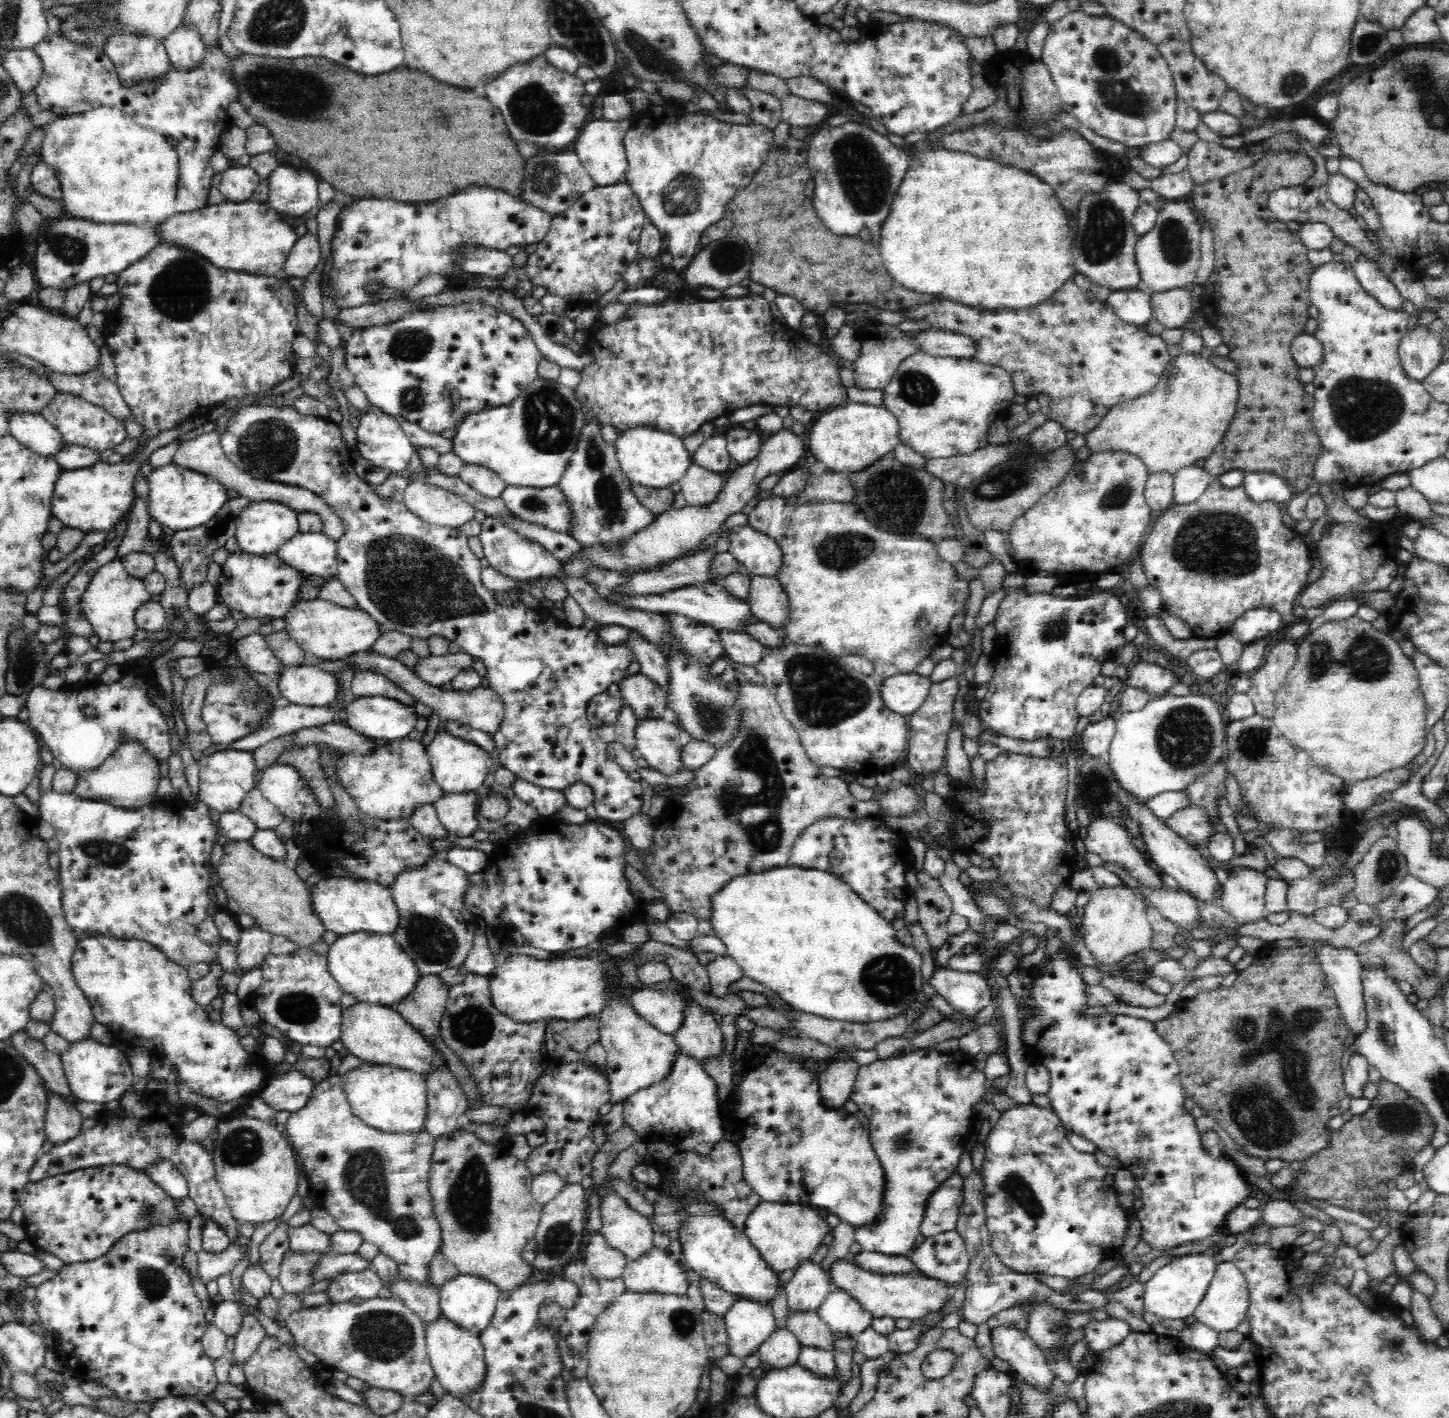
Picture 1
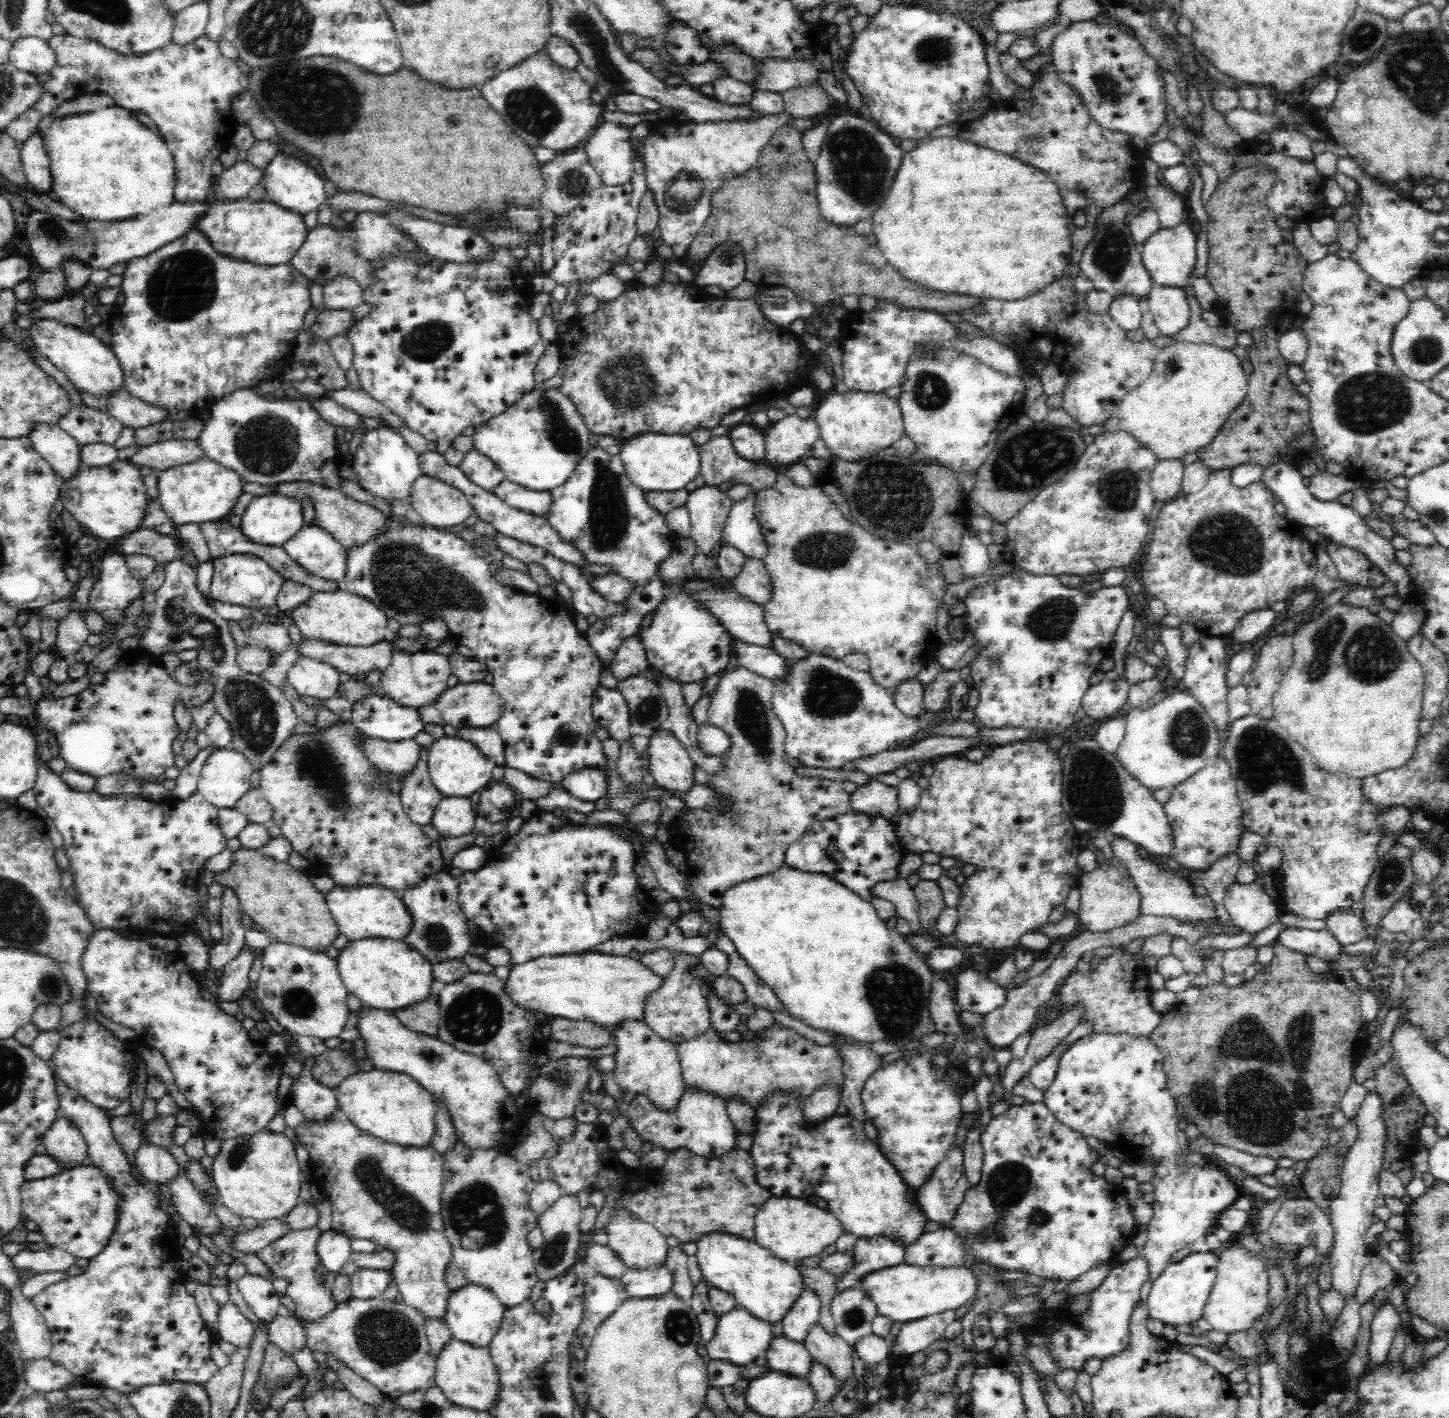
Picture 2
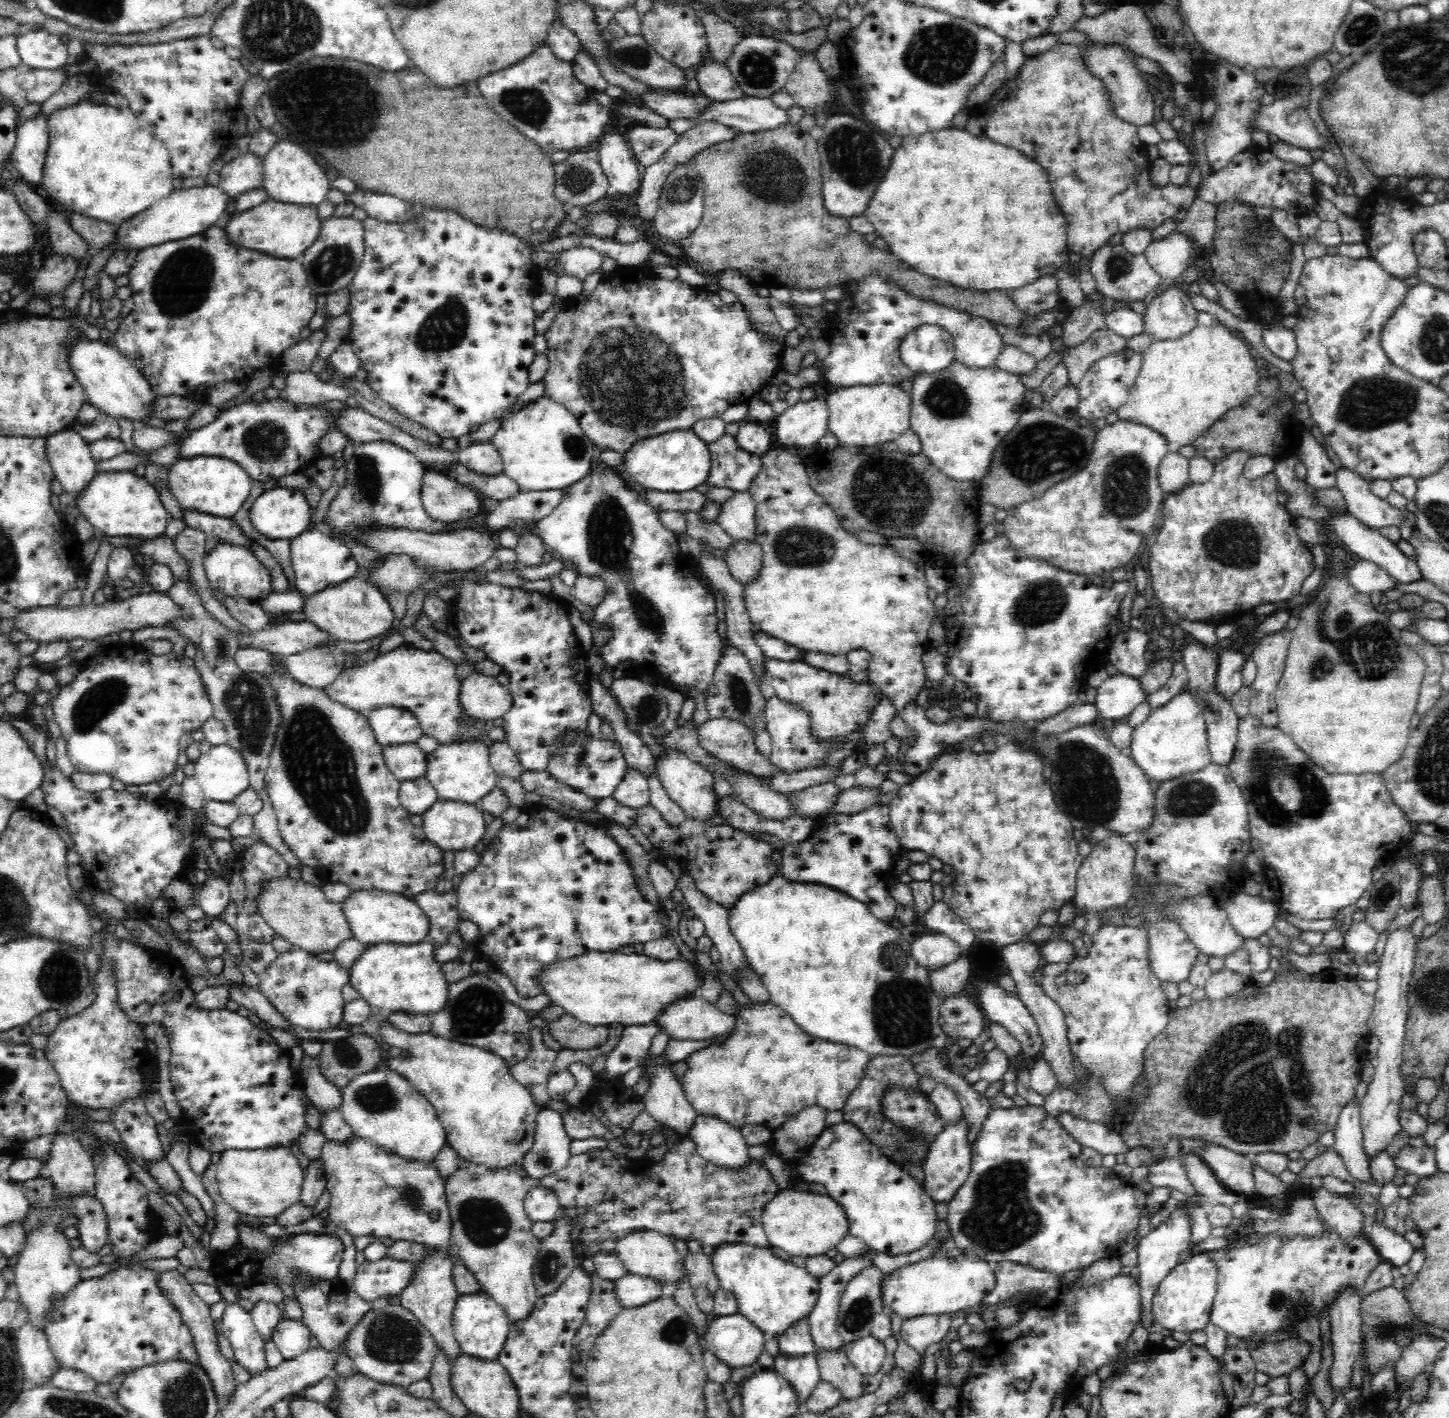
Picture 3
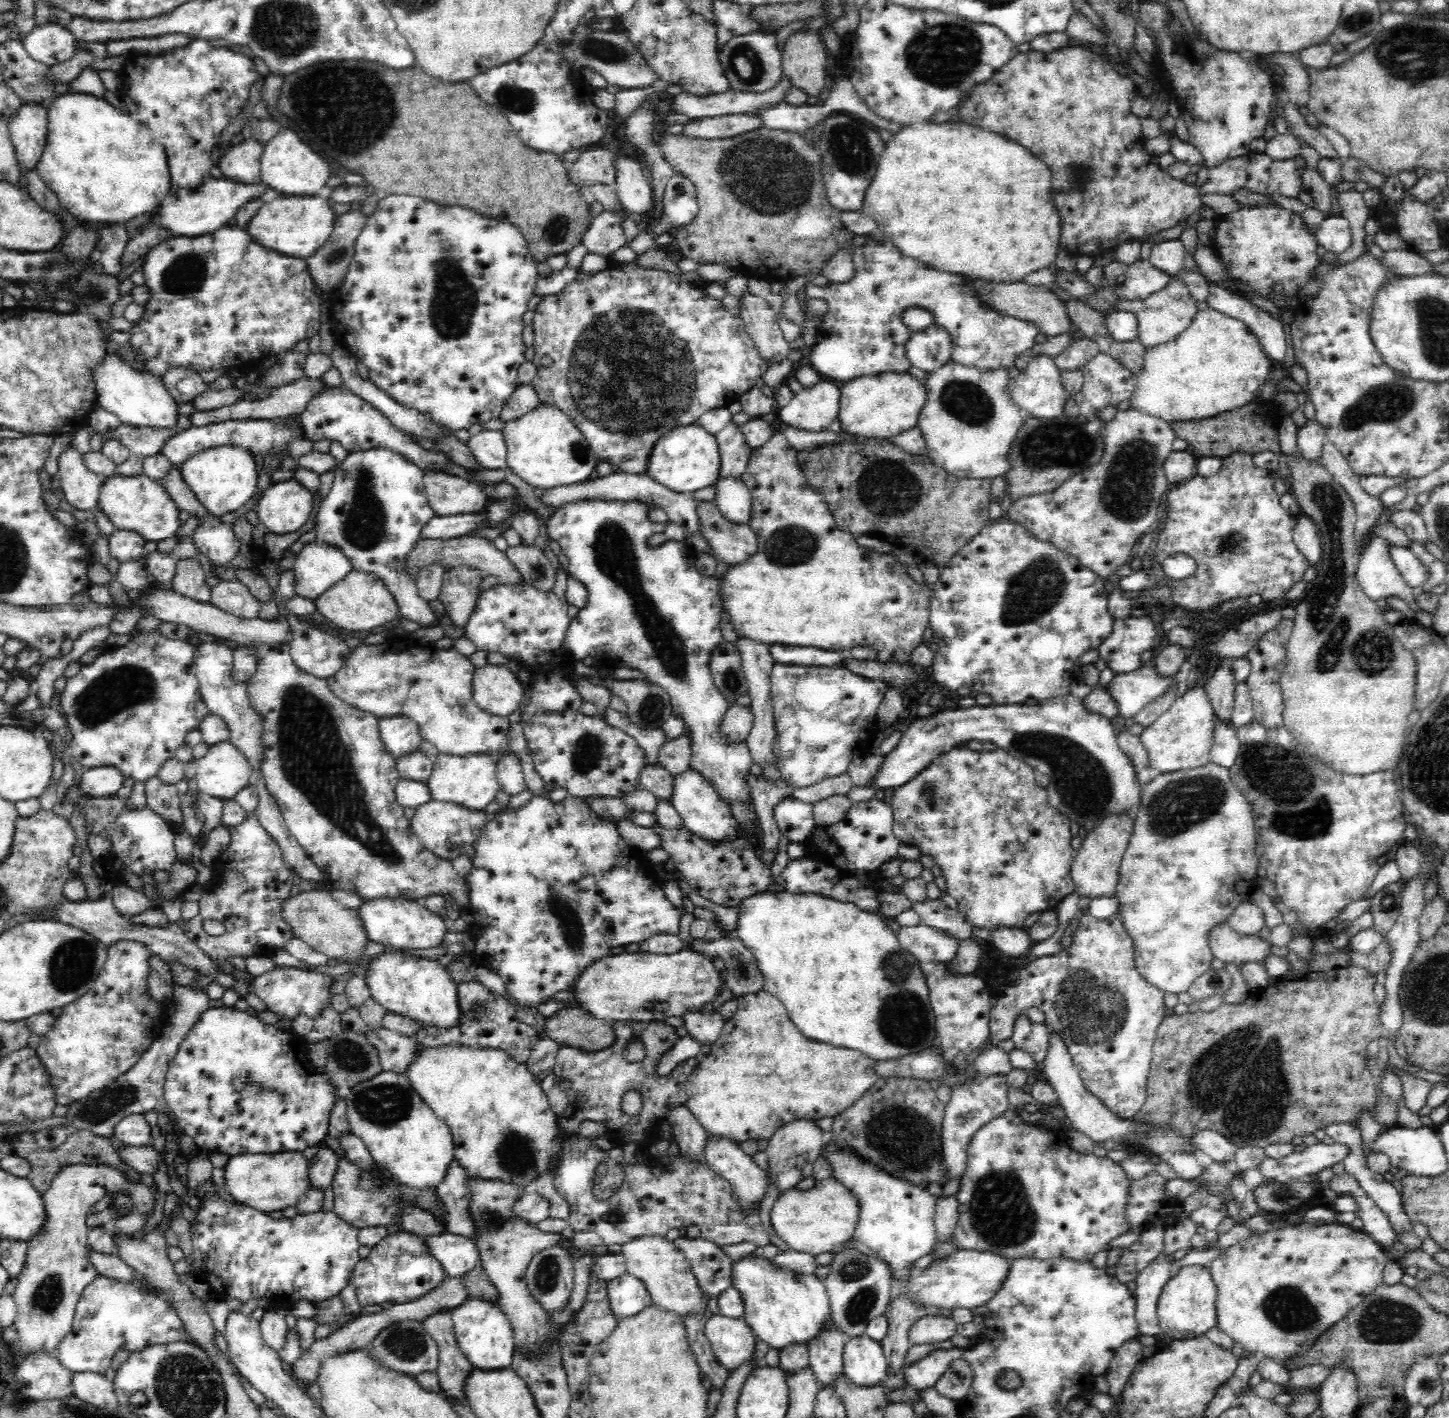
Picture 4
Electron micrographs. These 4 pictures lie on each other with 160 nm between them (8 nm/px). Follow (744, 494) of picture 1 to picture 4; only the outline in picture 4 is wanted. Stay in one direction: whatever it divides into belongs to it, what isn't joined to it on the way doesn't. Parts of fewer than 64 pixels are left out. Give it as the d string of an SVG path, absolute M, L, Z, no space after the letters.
M818 382L814 388L806 388L795 394L791 402L779 411L779 418L788 427L806 432L827 431L828 426L837 419L840 407L840 390L832 382Z

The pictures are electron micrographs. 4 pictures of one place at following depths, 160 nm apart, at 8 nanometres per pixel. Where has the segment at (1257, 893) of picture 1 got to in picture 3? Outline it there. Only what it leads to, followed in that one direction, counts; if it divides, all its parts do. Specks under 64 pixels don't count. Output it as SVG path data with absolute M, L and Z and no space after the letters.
M1240 892L1226 900L1225 911L1236 933L1244 938L1257 939L1258 936L1262 936L1275 924L1275 920L1278 918L1279 906L1276 900L1267 900L1255 892L1252 895Z

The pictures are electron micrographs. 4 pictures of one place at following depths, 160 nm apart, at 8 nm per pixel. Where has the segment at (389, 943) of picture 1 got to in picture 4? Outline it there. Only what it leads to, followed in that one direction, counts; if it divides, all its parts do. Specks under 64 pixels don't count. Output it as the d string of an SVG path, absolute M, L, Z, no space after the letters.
M385 948L370 960L364 981L370 989L370 998L382 1005L388 1013L408 1016L423 1027L450 1029L460 1017L456 982L448 976L446 967L406 951Z

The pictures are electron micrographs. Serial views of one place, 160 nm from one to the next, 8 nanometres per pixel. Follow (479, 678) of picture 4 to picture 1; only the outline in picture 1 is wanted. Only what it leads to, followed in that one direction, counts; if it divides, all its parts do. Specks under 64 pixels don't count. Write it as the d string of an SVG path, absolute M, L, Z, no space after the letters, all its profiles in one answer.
M356 653L355 655L346 657L345 662L347 662L347 664L350 664L350 662L353 664L353 668L355 668L354 672L371 668L372 670L383 674L388 678L388 680L391 680L400 686L402 690L406 690L415 701L433 708L433 710L437 712L441 721L455 720L455 722L480 730L492 738L500 728L501 722L503 721L505 715L504 703L500 696L498 696L490 687L478 687L468 692L454 691L454 689L451 689L450 691L442 691L440 687L424 683L415 672L410 672L408 667L402 665L397 658L388 659L388 657L378 655Z

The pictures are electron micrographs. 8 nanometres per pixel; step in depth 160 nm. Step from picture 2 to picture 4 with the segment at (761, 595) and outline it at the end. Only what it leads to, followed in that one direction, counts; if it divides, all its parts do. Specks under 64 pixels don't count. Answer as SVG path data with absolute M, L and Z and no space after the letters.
M714 501L696 502L702 536L714 551L714 558L725 562L729 568L756 556L756 533L750 525L724 519Z

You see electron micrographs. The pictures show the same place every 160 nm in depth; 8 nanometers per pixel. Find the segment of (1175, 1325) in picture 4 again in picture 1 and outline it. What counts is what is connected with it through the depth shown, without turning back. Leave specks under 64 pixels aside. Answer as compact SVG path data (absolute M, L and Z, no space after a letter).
M1196 1250L1190 1255L1181 1255L1170 1264L1162 1266L1144 1283L1144 1309L1168 1320L1181 1320L1192 1316L1207 1292L1210 1280L1216 1273L1218 1261L1218 1257L1210 1258L1210 1256L1205 1256L1201 1250Z

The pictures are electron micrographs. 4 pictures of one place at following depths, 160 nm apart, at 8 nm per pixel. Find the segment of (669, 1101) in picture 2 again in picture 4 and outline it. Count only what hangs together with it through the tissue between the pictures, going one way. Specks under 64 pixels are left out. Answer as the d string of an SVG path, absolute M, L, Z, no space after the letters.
M685 1104L668 1108L666 1122L672 1127L673 1138L679 1146L679 1153L687 1160L704 1162L704 1144L707 1132Z

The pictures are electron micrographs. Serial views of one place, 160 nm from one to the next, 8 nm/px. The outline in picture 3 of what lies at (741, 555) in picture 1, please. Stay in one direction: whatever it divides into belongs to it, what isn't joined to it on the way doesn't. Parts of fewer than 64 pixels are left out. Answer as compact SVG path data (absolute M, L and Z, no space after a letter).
M749 491L735 492L723 503L717 523L734 541L756 542L755 502Z

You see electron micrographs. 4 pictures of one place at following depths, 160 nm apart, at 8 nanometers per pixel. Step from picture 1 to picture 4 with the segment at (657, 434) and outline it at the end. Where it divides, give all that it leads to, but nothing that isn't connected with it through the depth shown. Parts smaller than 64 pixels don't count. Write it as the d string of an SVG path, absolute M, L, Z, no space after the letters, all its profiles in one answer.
M694 423L685 427L674 427L664 436L660 436L648 454L644 474L672 492L682 494L693 493L716 484L718 468L720 468L720 455L714 435L708 433L702 425Z

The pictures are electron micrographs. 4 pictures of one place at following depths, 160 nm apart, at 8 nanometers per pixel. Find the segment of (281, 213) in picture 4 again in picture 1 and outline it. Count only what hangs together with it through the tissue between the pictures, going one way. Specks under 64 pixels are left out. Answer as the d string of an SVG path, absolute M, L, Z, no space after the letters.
M224 200L220 205L207 204L192 212L177 212L157 224L156 233L159 244L176 244L186 251L194 251L215 268L276 277L277 272L283 272L287 254L298 238L294 228L284 223L281 216L265 203Z

